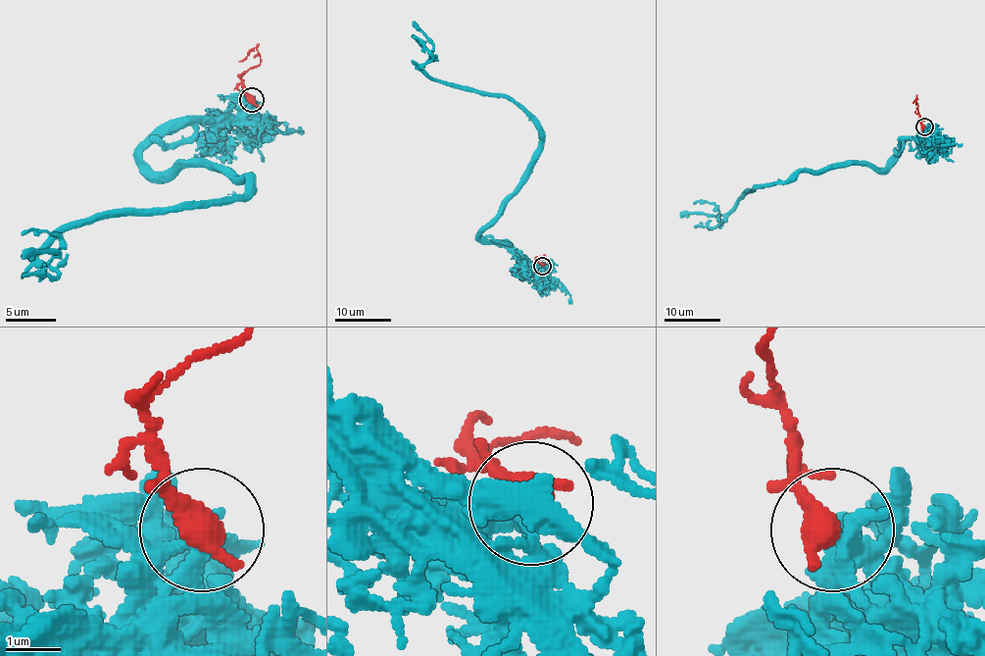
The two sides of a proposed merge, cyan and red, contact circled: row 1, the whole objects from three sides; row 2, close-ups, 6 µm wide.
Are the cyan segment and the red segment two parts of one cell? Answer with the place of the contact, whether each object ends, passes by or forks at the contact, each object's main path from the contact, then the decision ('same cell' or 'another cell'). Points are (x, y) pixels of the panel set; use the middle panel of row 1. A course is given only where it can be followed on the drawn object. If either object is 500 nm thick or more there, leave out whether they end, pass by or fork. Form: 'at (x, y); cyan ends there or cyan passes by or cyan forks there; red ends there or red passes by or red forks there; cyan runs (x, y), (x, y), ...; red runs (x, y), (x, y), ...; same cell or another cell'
at (542, 266); cyan runs (542, 267), (479, 232), (537, 148), (536, 124), (504, 97), (431, 78), (421, 68), (433, 42), (412, 21); red runs (542, 265), (537, 260), (547, 260), (534, 257); another cell

